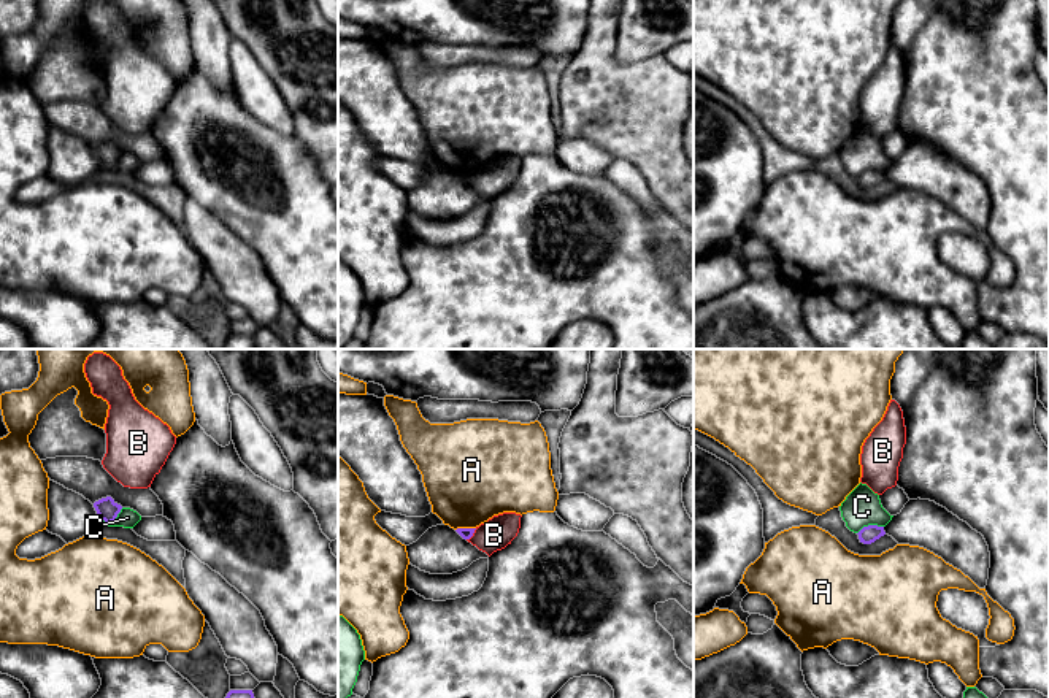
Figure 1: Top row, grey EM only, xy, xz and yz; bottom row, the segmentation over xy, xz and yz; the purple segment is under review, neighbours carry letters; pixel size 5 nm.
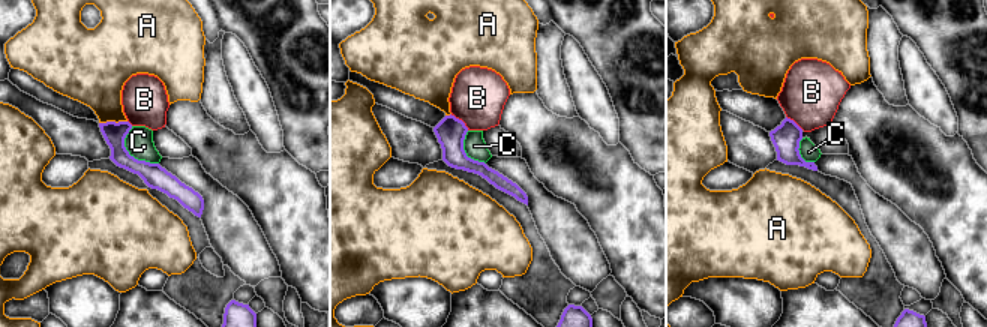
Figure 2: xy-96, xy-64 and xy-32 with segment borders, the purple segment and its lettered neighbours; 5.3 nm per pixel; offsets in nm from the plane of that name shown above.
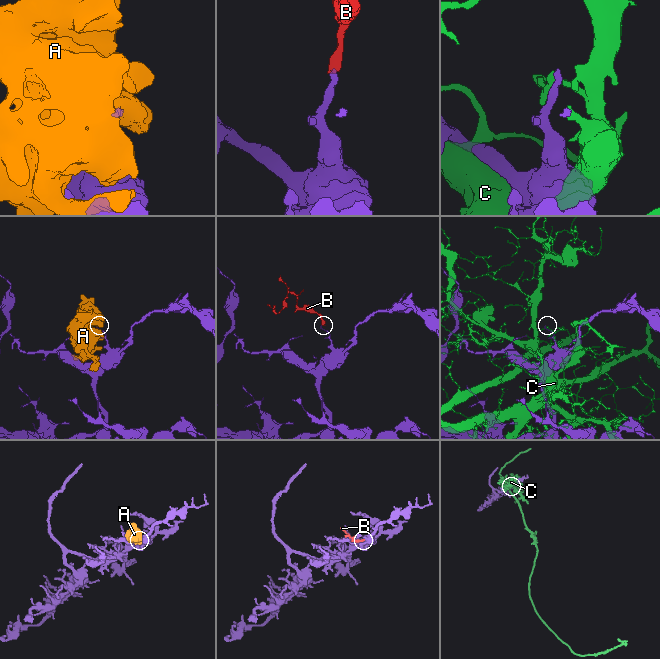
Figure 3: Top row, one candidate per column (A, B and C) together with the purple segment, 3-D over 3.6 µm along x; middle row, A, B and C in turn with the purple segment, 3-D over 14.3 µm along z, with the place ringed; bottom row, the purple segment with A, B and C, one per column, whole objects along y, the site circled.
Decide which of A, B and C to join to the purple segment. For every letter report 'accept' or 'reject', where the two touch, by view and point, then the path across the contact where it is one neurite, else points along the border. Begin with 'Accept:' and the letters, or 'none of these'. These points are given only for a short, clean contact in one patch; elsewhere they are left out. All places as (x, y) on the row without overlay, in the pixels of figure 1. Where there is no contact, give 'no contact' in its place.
Accept: none of these
A: reject | xz (465, 173)
B: reject | xz (472, 180) | along xz (476, 173), (467, 184)
C: reject | xy (113, 165)

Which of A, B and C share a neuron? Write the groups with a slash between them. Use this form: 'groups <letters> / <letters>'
groups A / B / C

